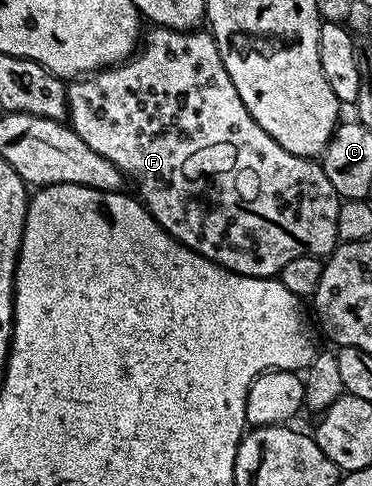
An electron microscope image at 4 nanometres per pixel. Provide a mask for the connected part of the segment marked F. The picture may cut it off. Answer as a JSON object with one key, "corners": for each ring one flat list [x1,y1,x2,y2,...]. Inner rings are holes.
{"corners":[[153,26,144,33,139,47,128,60,114,64,111,68,102,68,100,72,90,72,87,76,74,79,67,88,67,102,69,127,91,146,97,154,103,154,109,162,115,162,119,170,127,177,131,184,137,187,136,195,145,209,155,218,155,222,168,236,174,236,179,243,187,246,193,252,198,252,203,258,231,270,235,274,244,276,276,277,295,258,304,256,328,257,329,253,337,247,337,219,341,200,335,186,327,182,327,174,323,174,320,163,307,156,296,156,291,150,283,150,255,118,243,106,243,98,239,98,239,90,235,90,235,82,227,74,223,66,223,58,219,58,219,46,213,40,212,32,208,30,190,30,180,32,174,28]]}

